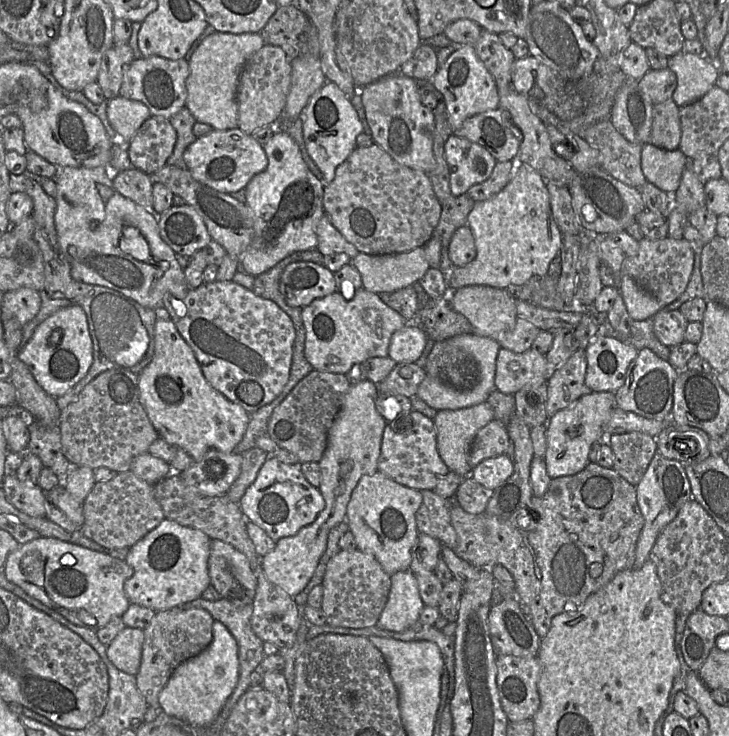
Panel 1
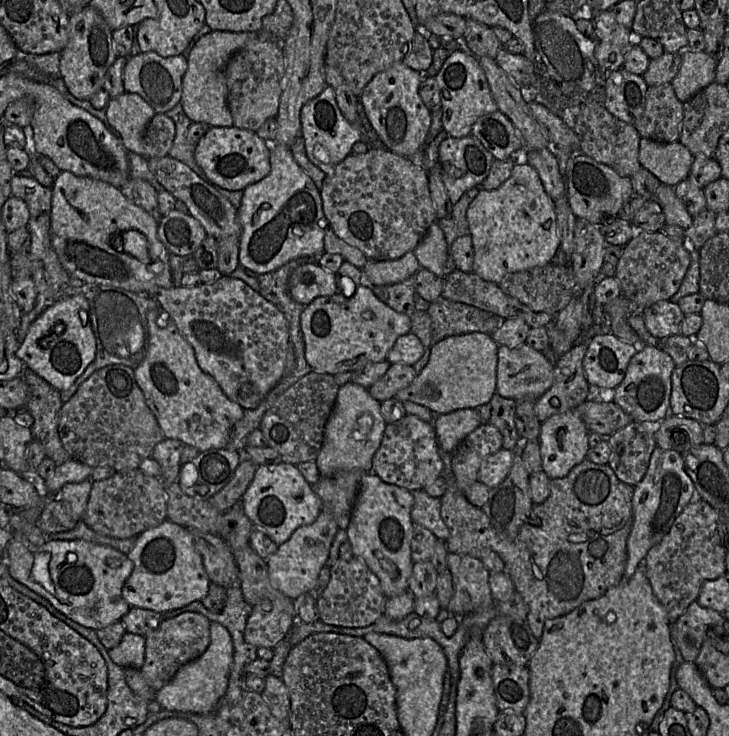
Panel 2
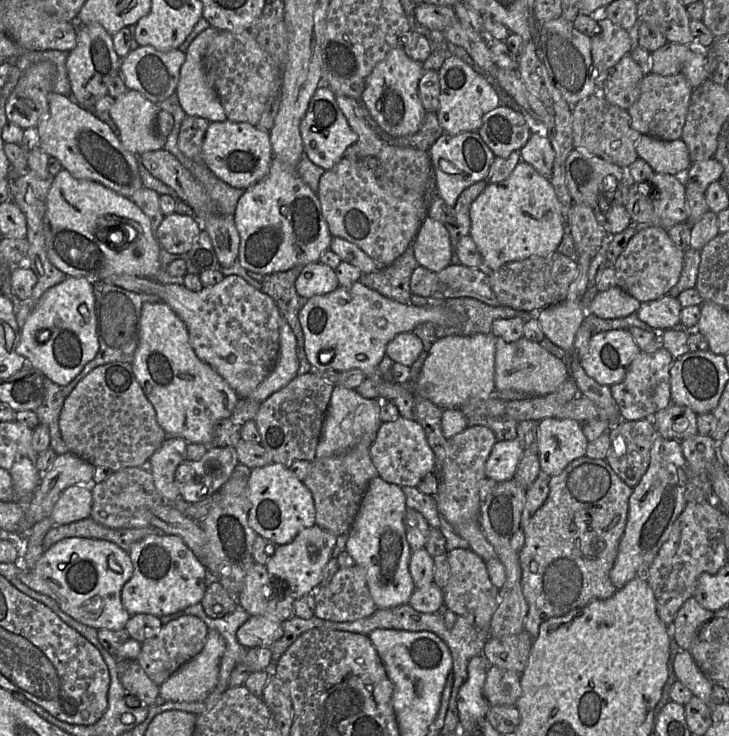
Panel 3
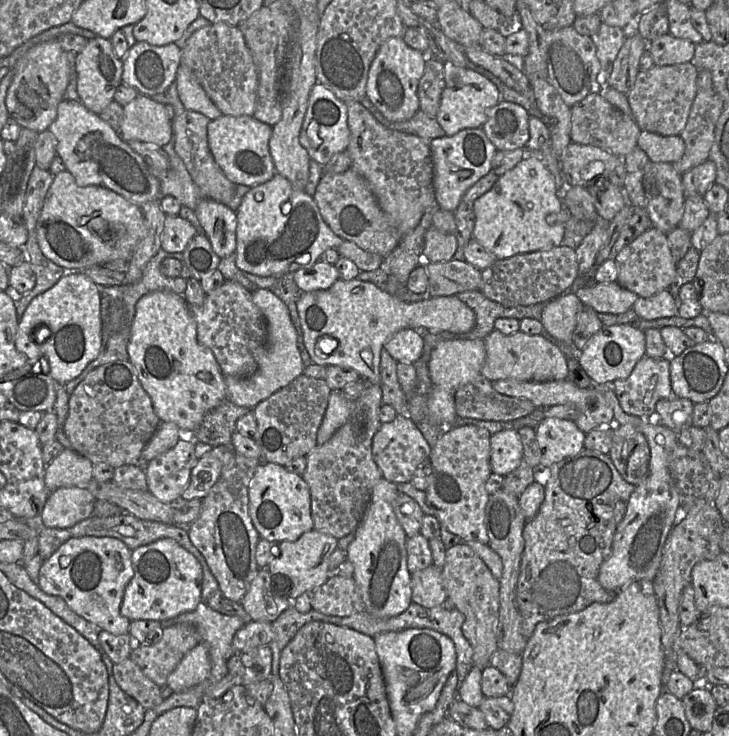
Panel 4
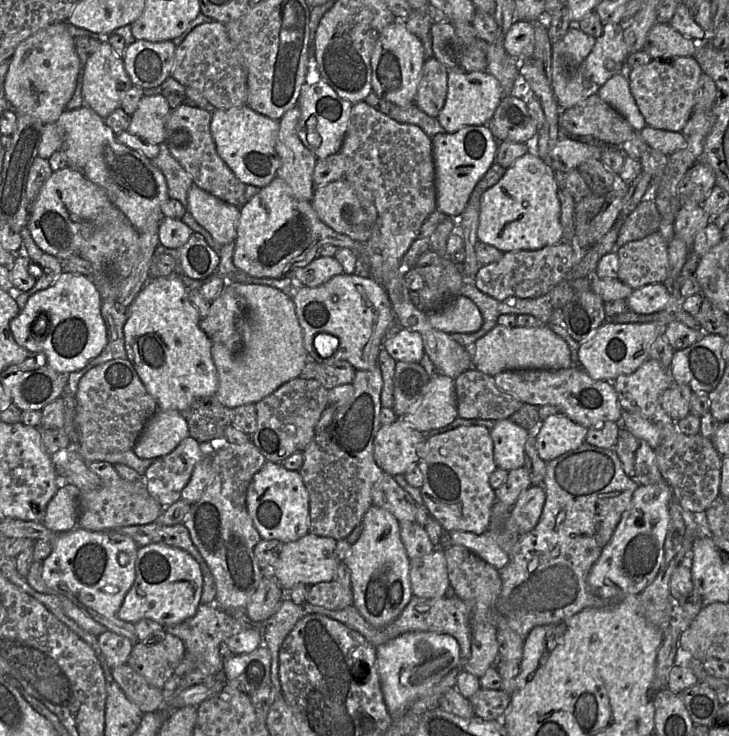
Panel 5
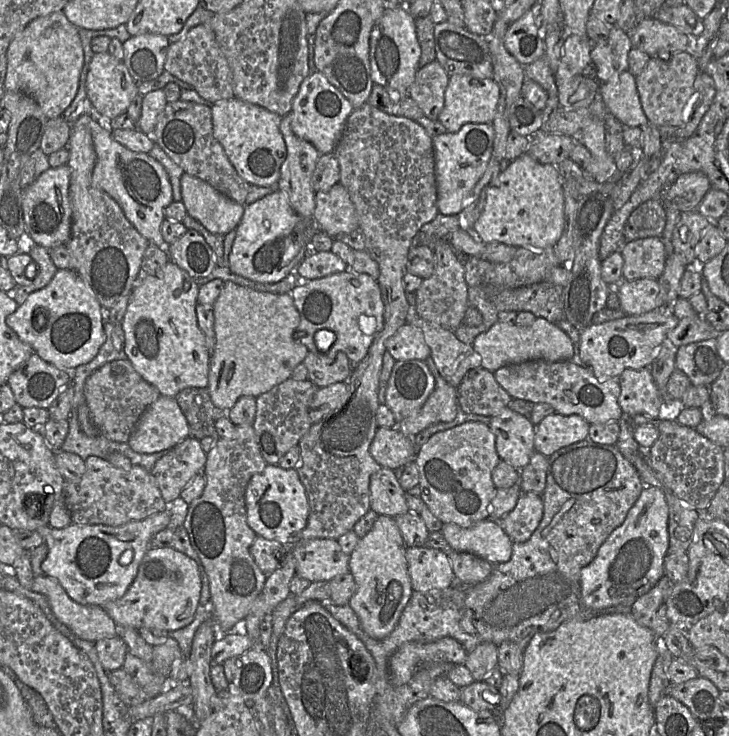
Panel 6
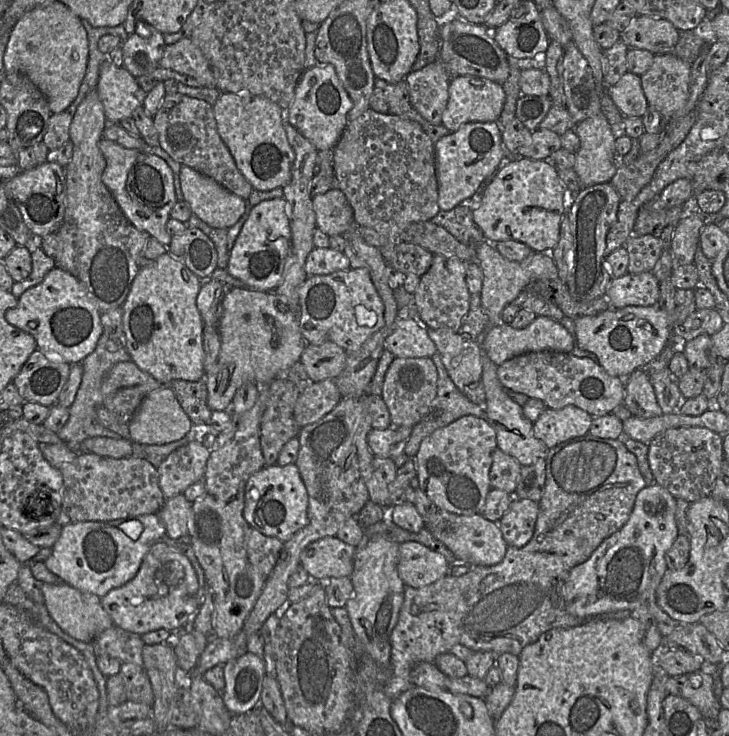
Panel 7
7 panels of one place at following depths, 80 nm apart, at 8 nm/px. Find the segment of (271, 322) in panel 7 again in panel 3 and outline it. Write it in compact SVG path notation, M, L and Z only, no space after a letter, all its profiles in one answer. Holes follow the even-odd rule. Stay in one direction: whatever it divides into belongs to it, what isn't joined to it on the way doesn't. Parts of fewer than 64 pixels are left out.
M280 318L280 348L273 370L249 396L249 399L263 402L273 393L289 384L296 376L299 368L297 358L296 337L288 324Z

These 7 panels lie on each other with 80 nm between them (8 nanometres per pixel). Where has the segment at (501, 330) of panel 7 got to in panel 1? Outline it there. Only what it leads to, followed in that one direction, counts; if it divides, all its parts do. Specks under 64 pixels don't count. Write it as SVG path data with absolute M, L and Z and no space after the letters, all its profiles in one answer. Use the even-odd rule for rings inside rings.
M501 347L498 350L495 370L495 387L504 394L514 395L528 385L540 385L550 377L545 355L528 349L514 353Z

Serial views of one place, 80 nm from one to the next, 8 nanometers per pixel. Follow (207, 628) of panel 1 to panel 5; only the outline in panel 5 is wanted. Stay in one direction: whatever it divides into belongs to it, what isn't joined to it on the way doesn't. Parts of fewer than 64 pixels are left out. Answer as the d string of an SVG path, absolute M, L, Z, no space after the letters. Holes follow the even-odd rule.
M166 633L158 643L134 643L127 664L151 685L162 690L184 655L183 641Z

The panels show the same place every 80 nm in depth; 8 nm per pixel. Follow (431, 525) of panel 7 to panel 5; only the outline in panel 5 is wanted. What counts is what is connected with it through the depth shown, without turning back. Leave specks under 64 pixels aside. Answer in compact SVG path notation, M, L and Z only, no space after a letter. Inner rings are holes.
M488 529L481 535L465 531L450 531L449 533L452 544L466 547L497 570L503 568L510 560Z

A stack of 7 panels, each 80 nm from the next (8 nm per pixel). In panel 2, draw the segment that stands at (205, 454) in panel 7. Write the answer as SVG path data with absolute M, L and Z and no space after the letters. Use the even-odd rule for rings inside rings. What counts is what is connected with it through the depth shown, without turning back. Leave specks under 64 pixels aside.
M165 438L154 447L152 457L161 466L161 480L165 486L179 480L180 459L184 446L179 440Z

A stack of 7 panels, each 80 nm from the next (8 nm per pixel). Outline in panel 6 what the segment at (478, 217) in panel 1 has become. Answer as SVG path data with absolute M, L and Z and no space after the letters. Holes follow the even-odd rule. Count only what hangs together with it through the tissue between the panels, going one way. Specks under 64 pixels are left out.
M528 153L508 162L495 182L486 192L483 210L473 229L486 244L498 242L517 248L542 249L554 247L563 230L564 194L563 179L556 166L542 164Z

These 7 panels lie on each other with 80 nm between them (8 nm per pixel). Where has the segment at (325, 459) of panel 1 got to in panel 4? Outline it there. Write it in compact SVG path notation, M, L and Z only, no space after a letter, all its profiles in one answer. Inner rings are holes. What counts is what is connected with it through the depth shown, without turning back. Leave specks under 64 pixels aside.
M332 390L328 407L317 432L317 445L327 442L349 419L355 407L355 400L349 399L343 390ZM315 529L303 533L296 541L279 542L279 555L267 566L272 575L282 575L279 579L286 597L293 600L307 590L315 590L327 581L329 558L338 545L338 539Z

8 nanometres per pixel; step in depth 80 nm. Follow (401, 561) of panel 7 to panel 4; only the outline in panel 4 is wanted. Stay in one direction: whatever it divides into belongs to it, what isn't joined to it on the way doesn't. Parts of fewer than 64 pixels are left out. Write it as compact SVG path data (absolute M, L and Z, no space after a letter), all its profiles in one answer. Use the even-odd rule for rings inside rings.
M430 565L411 574L412 602L423 607L441 606L447 600L442 569Z

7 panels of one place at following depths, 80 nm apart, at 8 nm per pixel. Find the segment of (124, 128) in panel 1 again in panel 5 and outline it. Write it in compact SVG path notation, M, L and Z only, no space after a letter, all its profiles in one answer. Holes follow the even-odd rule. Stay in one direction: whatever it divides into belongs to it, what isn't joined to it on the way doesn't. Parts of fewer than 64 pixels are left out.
M144 94L136 111L131 115L127 131L150 143L161 144L166 139L165 122L170 111L165 96Z

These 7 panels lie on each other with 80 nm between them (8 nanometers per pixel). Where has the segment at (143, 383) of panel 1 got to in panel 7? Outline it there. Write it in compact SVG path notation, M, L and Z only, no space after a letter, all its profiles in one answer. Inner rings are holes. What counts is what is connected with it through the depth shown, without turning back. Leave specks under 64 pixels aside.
M167 246L167 252L153 263L139 269L122 305L125 348L132 361L162 385L176 379L198 381L206 375L203 349L204 322L197 307L197 296L201 286L200 278L183 262L173 257Z

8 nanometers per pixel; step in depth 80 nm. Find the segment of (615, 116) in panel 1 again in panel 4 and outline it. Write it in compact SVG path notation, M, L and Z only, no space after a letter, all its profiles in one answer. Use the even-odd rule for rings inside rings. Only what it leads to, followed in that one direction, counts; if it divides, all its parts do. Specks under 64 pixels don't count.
M638 33L628 34L620 49L606 86L628 96L633 119L641 131L663 136L680 135L683 131L698 92L699 68L693 62L657 66L648 70L639 68L640 57L648 52L648 44Z

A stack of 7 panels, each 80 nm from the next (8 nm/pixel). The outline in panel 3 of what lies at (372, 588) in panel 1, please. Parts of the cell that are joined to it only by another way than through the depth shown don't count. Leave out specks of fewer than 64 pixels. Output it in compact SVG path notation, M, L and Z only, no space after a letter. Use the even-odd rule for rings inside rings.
M354 564L339 568L330 582L314 592L315 616L334 622L365 618L378 608L362 568Z

